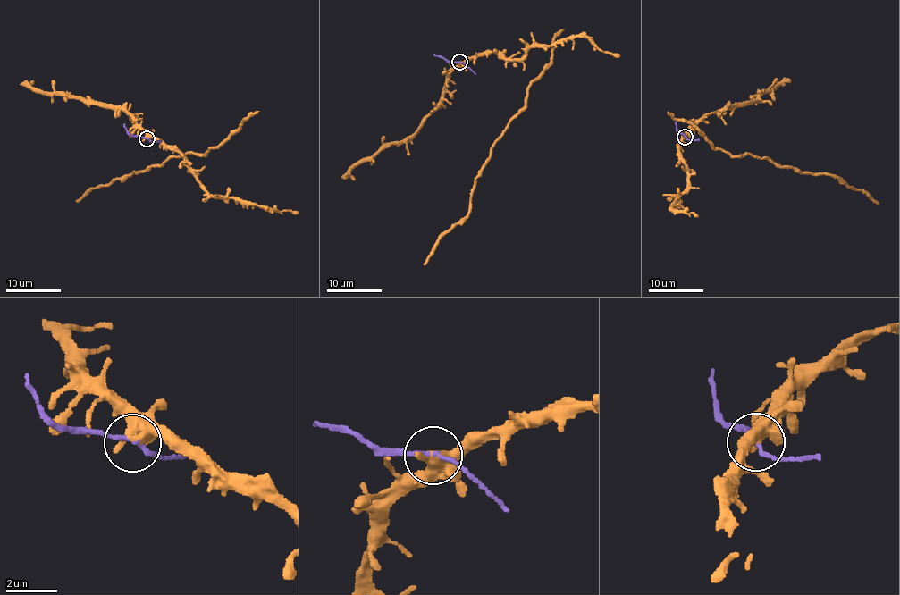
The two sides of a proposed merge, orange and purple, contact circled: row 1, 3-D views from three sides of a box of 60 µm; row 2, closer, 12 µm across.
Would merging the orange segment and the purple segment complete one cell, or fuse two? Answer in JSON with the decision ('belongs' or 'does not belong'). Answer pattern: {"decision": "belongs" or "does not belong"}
{"decision": "does not belong"}

